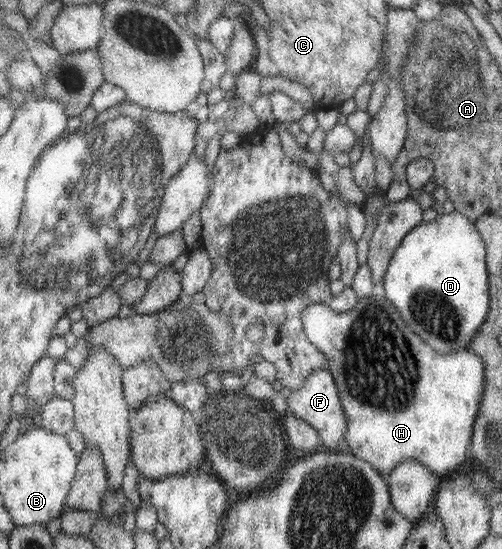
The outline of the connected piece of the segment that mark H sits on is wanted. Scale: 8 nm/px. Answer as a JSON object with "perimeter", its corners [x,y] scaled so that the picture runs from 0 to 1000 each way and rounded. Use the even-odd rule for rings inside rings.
{"perimeter":[[[759,534],[721,543],[715,556],[695,570],[671,570],[667,565],[643,554],[616,557],[604,570],[604,588],[614,619],[635,632],[653,650],[653,663],[657,663],[653,672],[661,674],[661,681],[665,681],[669,699],[673,699],[673,709],[677,710],[681,736],[685,736],[687,747],[691,749],[695,778],[689,803],[705,829],[733,840],[733,843],[741,845],[751,856],[757,856],[757,862],[771,867],[813,836],[845,842],[845,847],[853,849],[853,852],[871,865],[904,858],[908,851],[916,851],[916,847],[932,836],[932,821],[938,820],[946,769],[954,760],[956,730],[960,730],[964,705],[968,705],[968,683],[964,683],[968,665],[964,665],[962,652],[956,650],[956,647],[928,634],[920,634],[916,641],[902,641],[892,647],[869,643],[869,636],[861,636],[841,614],[833,614],[833,610],[821,603],[821,596],[801,581],[801,574],[793,570],[793,563]]]}

